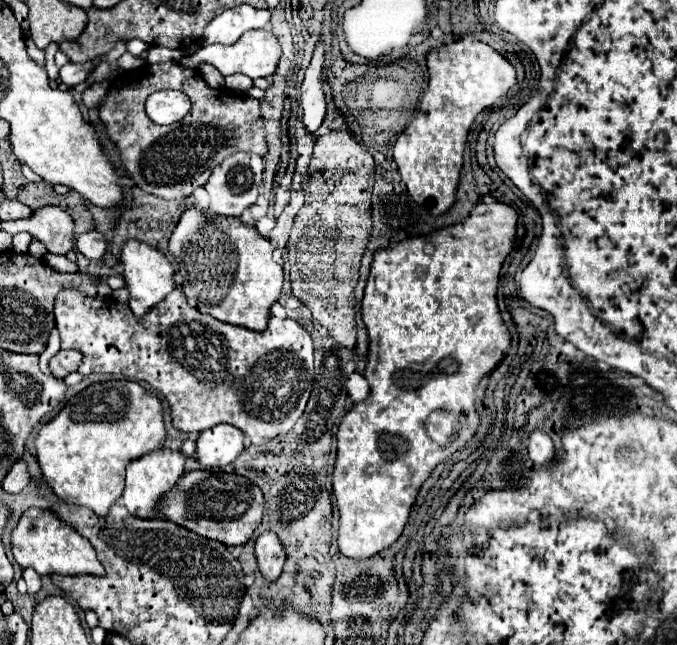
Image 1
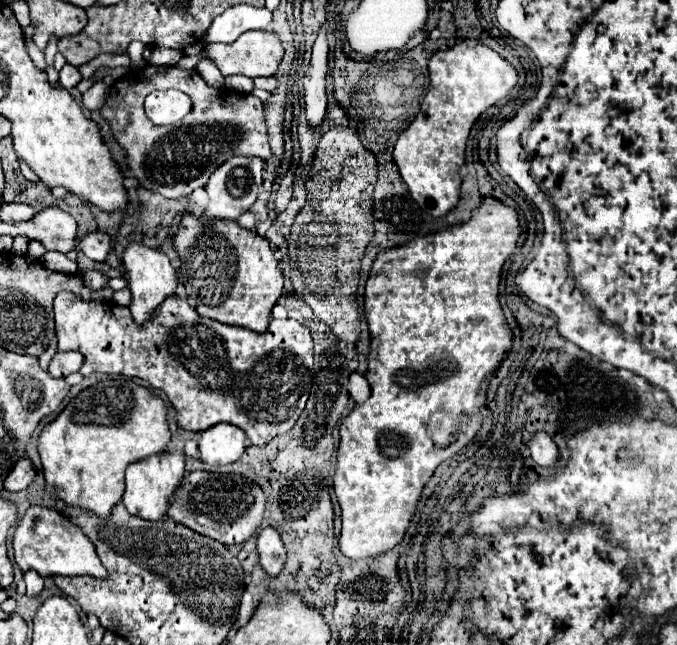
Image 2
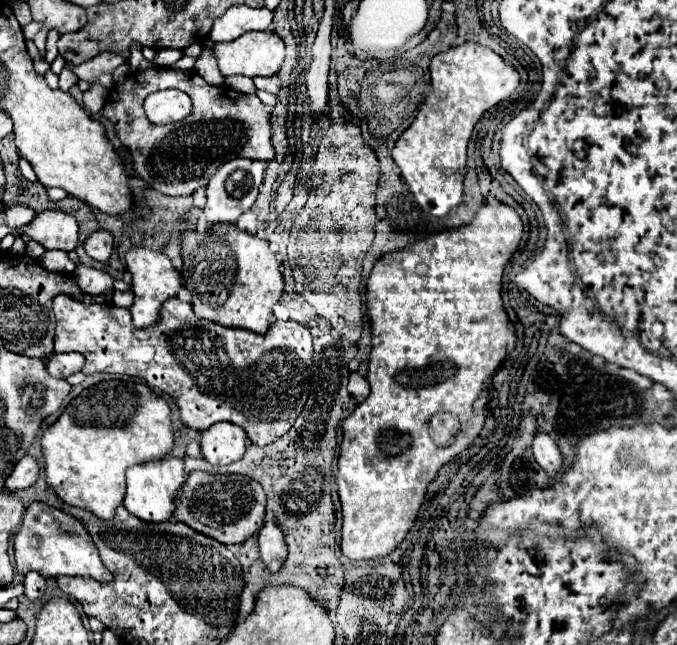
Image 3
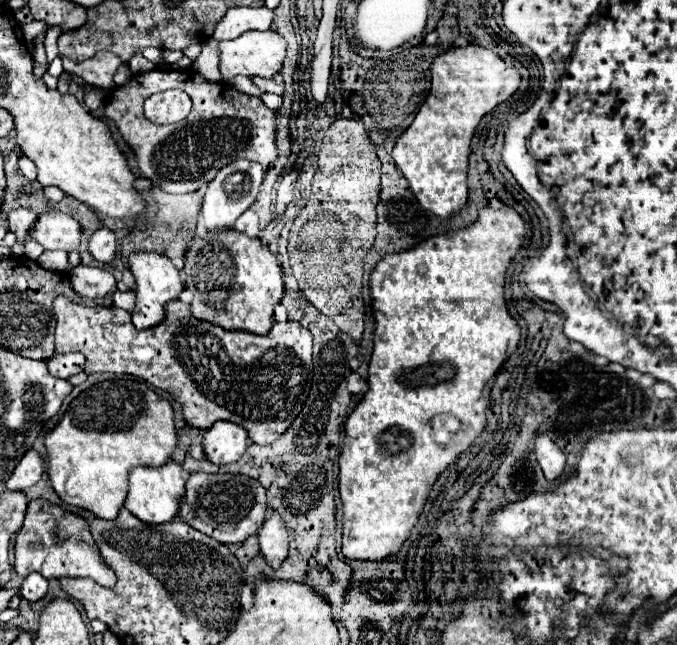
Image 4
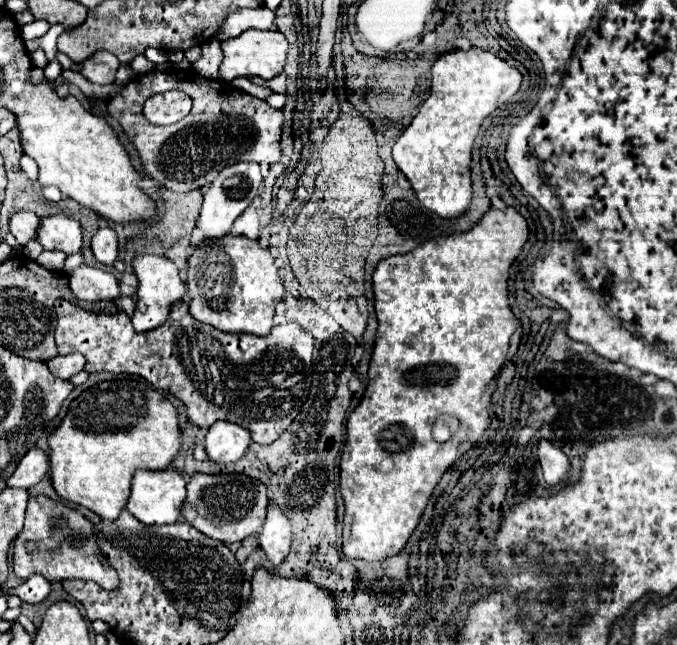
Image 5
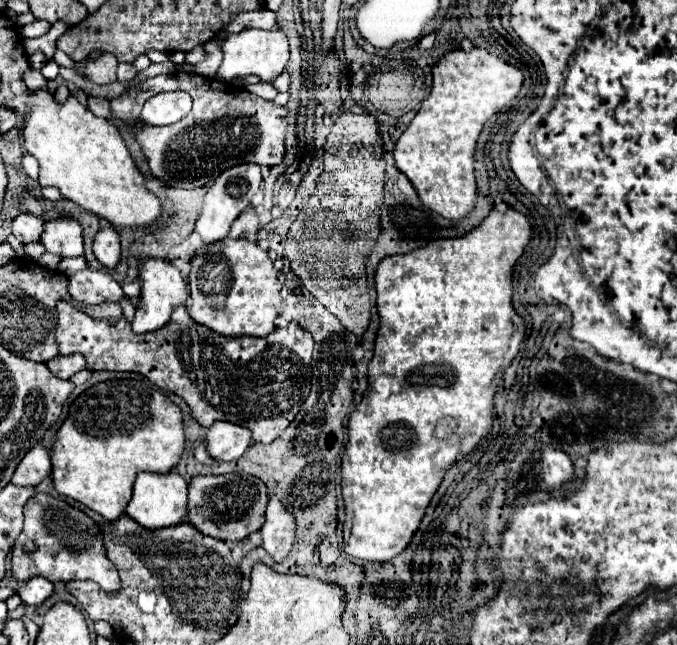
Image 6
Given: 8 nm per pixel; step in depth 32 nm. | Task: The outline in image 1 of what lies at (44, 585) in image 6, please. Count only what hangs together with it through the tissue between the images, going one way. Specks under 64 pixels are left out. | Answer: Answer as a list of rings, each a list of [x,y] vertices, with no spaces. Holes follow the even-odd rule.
[[[26,568],[26,570],[22,572],[22,578],[24,578],[26,584],[28,584],[28,594],[30,594],[30,596],[34,596],[34,594],[42,588],[42,580],[40,580],[40,576],[38,576],[32,568]]]

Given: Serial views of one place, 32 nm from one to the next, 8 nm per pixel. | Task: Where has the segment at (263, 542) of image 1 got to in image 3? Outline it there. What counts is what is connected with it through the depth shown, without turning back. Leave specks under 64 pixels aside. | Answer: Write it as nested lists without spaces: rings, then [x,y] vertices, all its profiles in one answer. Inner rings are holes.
[[[268,520],[262,526],[262,530],[258,532],[258,546],[260,546],[260,558],[264,560],[264,564],[272,572],[278,572],[286,560],[288,546],[284,542],[284,530],[276,520]]]

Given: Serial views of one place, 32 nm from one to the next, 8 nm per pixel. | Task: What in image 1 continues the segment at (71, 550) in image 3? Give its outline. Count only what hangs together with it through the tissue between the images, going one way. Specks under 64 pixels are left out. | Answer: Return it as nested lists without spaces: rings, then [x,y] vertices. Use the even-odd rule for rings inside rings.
[[[28,508],[20,518],[18,526],[12,532],[12,554],[20,568],[34,568],[40,576],[46,574],[104,574],[100,560],[96,558],[96,550],[88,542],[88,538],[80,536],[70,524],[64,524],[52,510],[44,508]]]

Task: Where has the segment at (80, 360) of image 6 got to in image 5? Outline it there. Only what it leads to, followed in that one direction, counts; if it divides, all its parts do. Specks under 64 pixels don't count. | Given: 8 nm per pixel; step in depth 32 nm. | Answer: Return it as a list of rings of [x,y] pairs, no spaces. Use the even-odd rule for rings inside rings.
[[[68,354],[68,356],[54,356],[52,360],[48,360],[48,368],[56,378],[68,380],[70,376],[78,374],[84,368],[84,356],[82,354]]]

